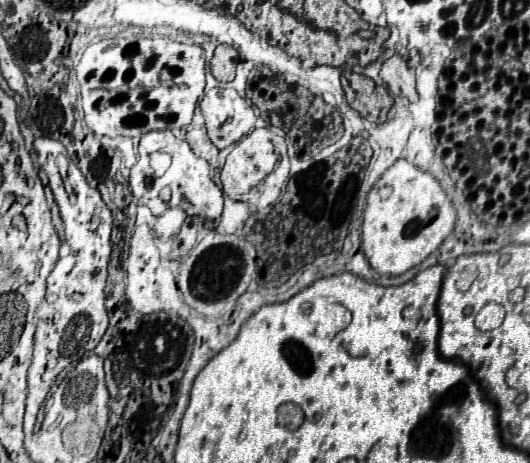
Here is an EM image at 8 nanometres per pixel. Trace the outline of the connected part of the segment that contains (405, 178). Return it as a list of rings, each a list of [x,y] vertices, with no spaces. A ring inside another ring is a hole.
[[[399,159],[383,173],[367,197],[361,247],[379,275],[401,275],[427,259],[451,235],[453,227],[453,203],[433,175]]]

